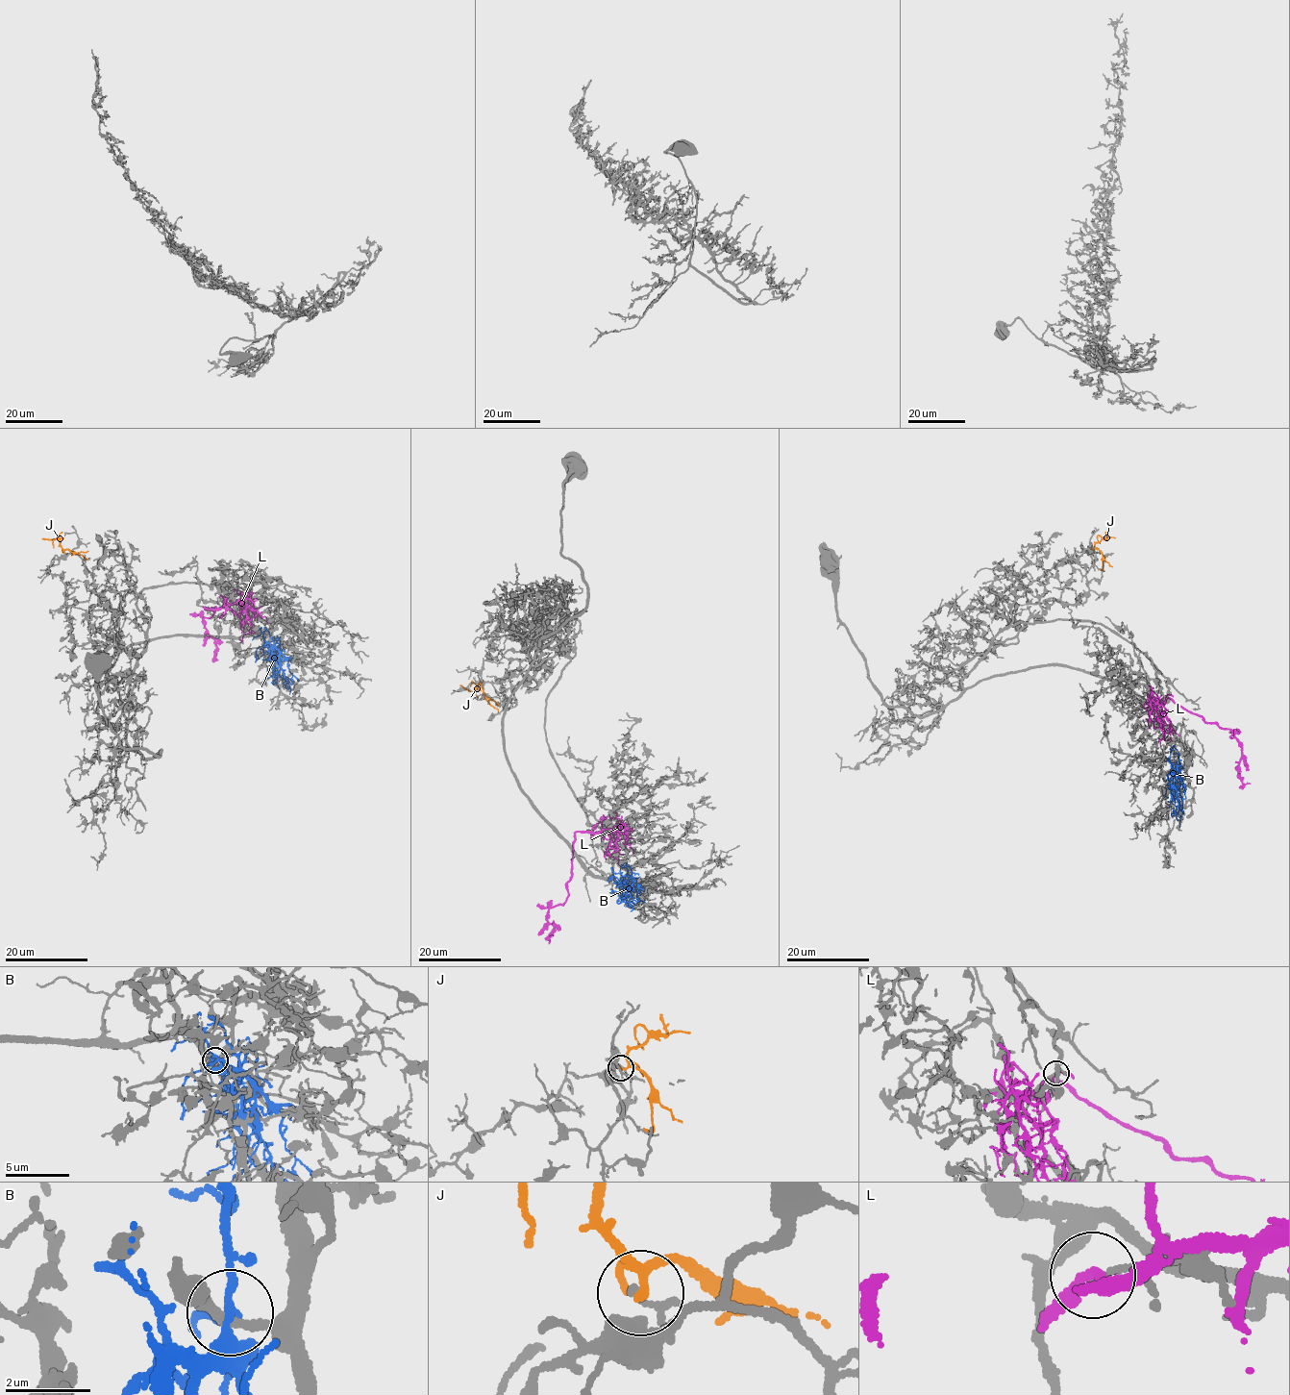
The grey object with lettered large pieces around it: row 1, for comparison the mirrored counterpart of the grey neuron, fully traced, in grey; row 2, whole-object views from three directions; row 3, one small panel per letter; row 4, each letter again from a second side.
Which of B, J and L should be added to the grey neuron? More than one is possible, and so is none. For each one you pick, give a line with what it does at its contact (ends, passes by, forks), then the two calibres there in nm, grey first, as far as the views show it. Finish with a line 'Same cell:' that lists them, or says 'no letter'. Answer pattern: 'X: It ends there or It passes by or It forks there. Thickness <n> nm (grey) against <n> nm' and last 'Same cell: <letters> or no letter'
Same cell: no letter

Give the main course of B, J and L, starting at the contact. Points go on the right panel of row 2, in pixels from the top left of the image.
B: (1178, 764), (1182, 813), (1179, 827)
J: (1092, 549), (1096, 542), (1108, 538), (1104, 532)
L: (1167, 694), (1163, 703), (1169, 699), (1231, 730), (1241, 752), (1243, 784), (1238, 786)

